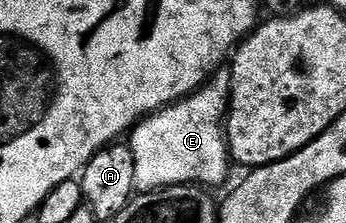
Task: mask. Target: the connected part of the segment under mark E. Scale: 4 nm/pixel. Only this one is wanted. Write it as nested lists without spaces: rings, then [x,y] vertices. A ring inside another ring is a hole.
[[[222,70],[196,92],[146,116],[132,129],[127,143],[135,154],[135,182],[141,192],[155,192],[176,184],[210,186],[228,178],[231,157],[225,121],[230,87],[230,73]]]

